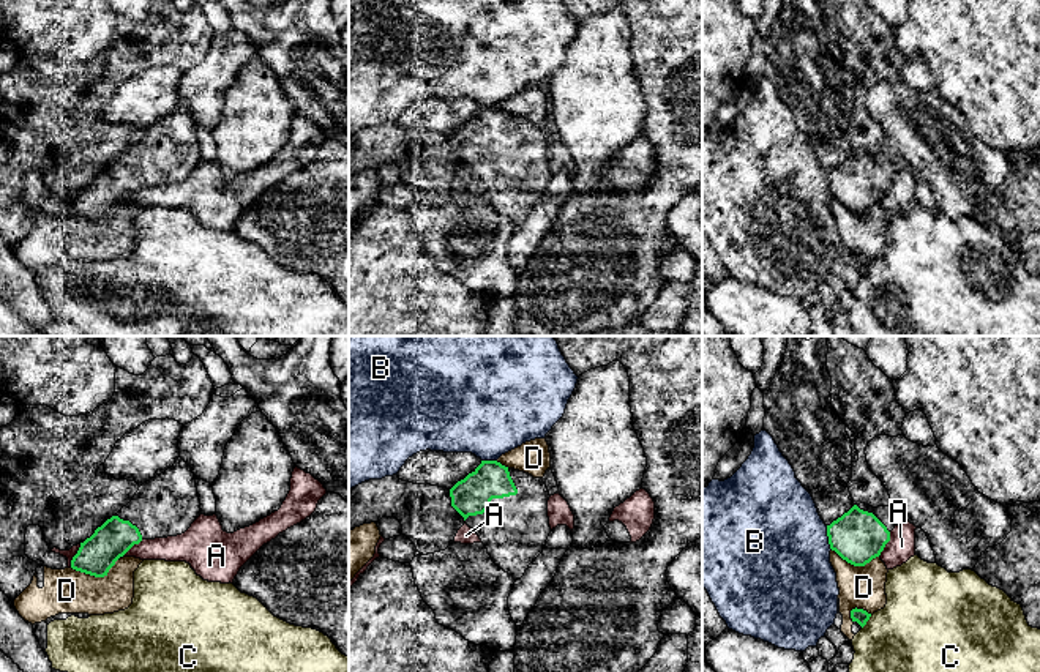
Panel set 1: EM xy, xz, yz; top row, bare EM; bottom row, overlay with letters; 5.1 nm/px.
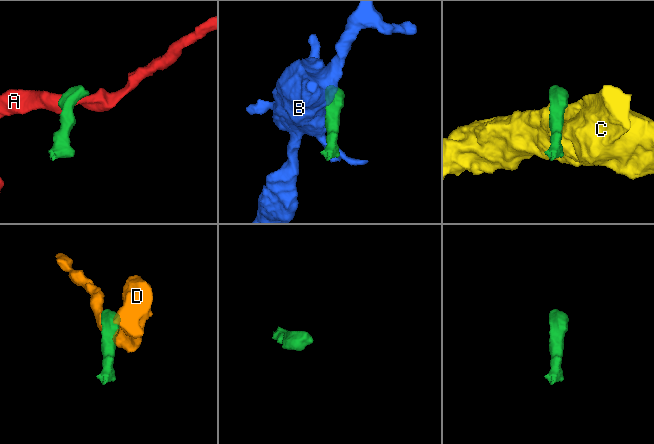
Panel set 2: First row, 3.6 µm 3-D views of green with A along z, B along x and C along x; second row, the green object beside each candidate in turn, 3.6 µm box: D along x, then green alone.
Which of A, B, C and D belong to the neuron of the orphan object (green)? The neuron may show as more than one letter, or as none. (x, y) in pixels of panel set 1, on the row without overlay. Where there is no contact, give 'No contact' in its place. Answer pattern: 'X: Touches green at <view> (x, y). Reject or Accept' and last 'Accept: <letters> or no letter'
A: Touches green at xy (130, 194). Reject
B: Touches green at yz (829, 185). Reject
C: Touches green at yz (867, 267). Reject
D: Touches green at xy (95, 223). Reject
Accept: no letter

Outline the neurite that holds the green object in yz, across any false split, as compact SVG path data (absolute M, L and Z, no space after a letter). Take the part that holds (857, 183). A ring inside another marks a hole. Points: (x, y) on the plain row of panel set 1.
M854 151L827 172L830 196L854 213L865 213L881 202L890 188L890 178L901 167L893 153Z

